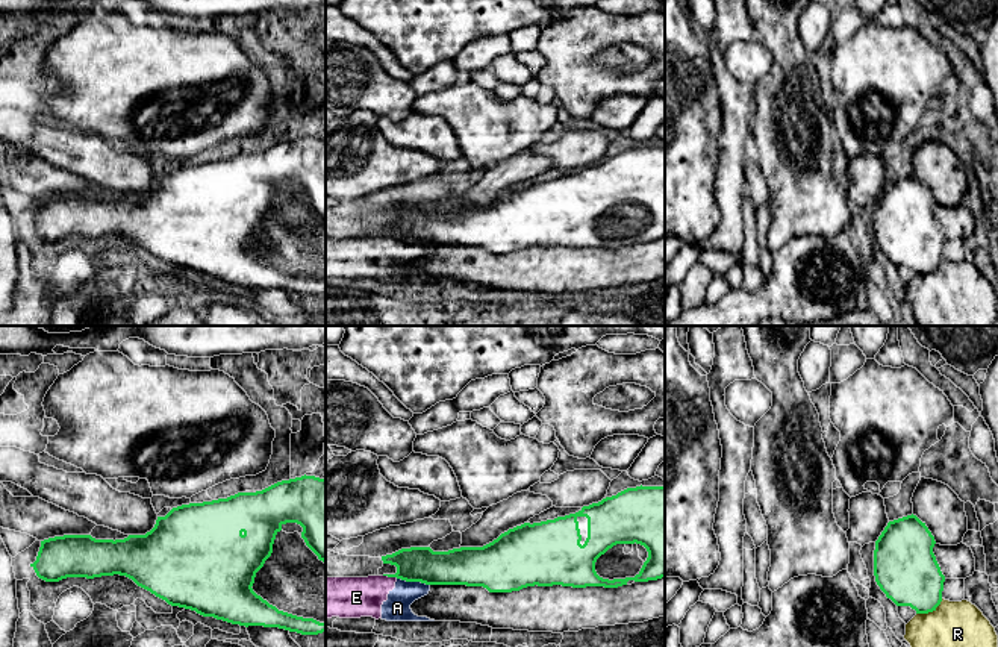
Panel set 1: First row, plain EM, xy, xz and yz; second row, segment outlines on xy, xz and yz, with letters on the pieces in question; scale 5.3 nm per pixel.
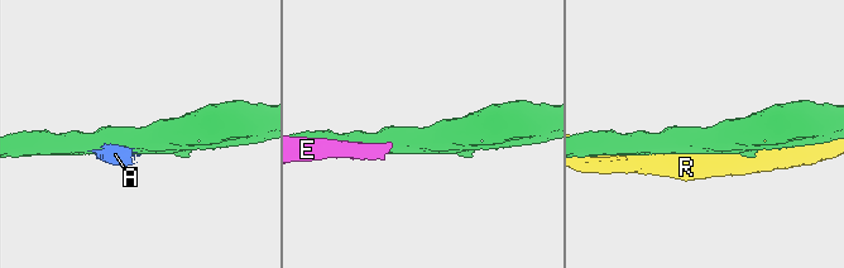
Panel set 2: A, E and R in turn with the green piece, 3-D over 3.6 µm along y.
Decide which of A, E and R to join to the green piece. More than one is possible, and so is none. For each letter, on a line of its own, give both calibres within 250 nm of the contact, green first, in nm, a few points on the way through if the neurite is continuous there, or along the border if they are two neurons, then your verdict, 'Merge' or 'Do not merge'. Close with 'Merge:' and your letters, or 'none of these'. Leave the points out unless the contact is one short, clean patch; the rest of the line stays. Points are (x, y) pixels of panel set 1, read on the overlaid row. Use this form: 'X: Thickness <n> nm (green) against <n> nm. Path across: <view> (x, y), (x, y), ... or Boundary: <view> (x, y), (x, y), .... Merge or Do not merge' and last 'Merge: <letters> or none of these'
A: Thickness 190 nm (green) against 140 nm. Do not merge
E: Thickness 190 nm (green) against 220 nm. Do not merge
R: Thickness 320 nm (green) against 240 nm. Do not merge
Merge: none of these

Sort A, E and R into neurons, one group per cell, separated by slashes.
A E / R

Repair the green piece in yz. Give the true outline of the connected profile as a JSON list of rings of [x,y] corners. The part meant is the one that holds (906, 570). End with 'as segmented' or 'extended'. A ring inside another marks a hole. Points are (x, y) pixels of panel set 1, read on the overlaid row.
[[[913,514],[889,521],[875,541],[875,582],[897,606],[910,606],[916,614],[928,614],[940,605],[945,576],[933,553],[934,544],[934,536],[925,523]]]; as segmented

